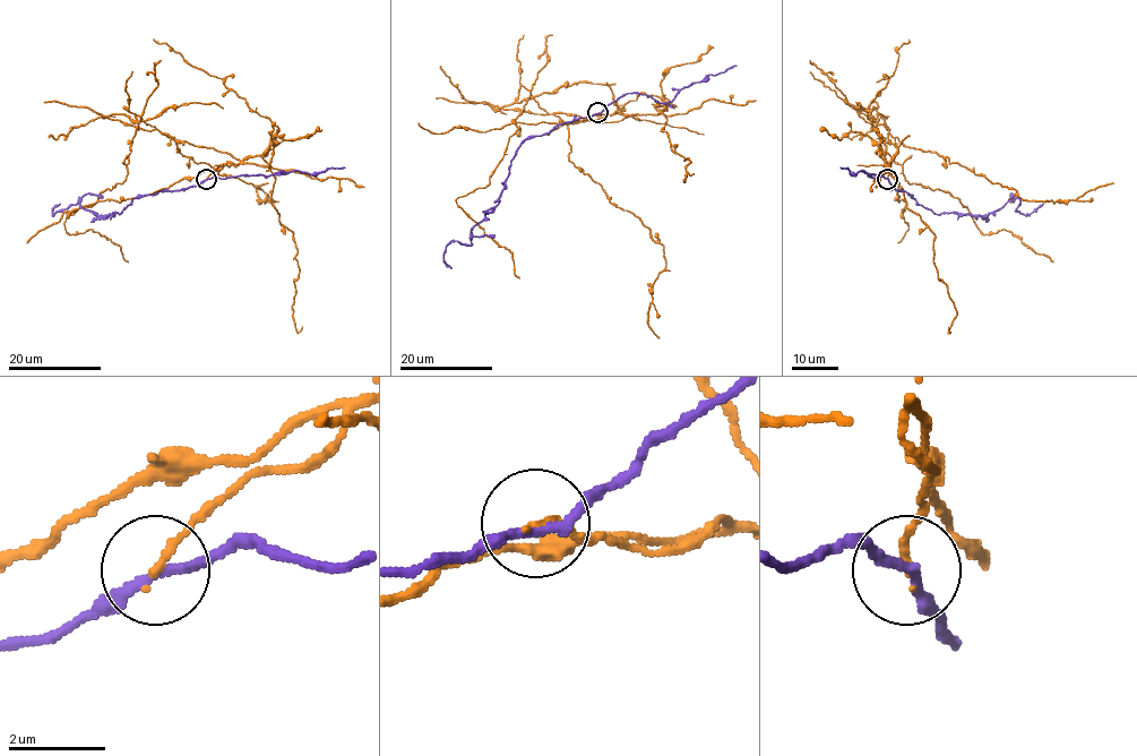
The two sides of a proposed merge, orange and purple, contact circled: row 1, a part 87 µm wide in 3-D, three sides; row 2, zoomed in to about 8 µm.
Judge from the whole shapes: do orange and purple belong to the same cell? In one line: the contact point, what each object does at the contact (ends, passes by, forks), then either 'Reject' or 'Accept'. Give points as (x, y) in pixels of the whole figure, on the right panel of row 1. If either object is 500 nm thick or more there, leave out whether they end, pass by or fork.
Place: (887, 179). At the ring orange ends. At the ring purple passes by. Reject

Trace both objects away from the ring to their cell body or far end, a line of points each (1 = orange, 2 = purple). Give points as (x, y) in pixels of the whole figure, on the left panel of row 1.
1: (206, 179), (240, 162), (140, 121), (126, 179), (65, 223), (70, 234), (98, 232), (128, 261)
2: (206, 179), (180, 190), (136, 196), (119, 214), (96, 215), (80, 205), (79, 198), (53, 214), (60, 204)

